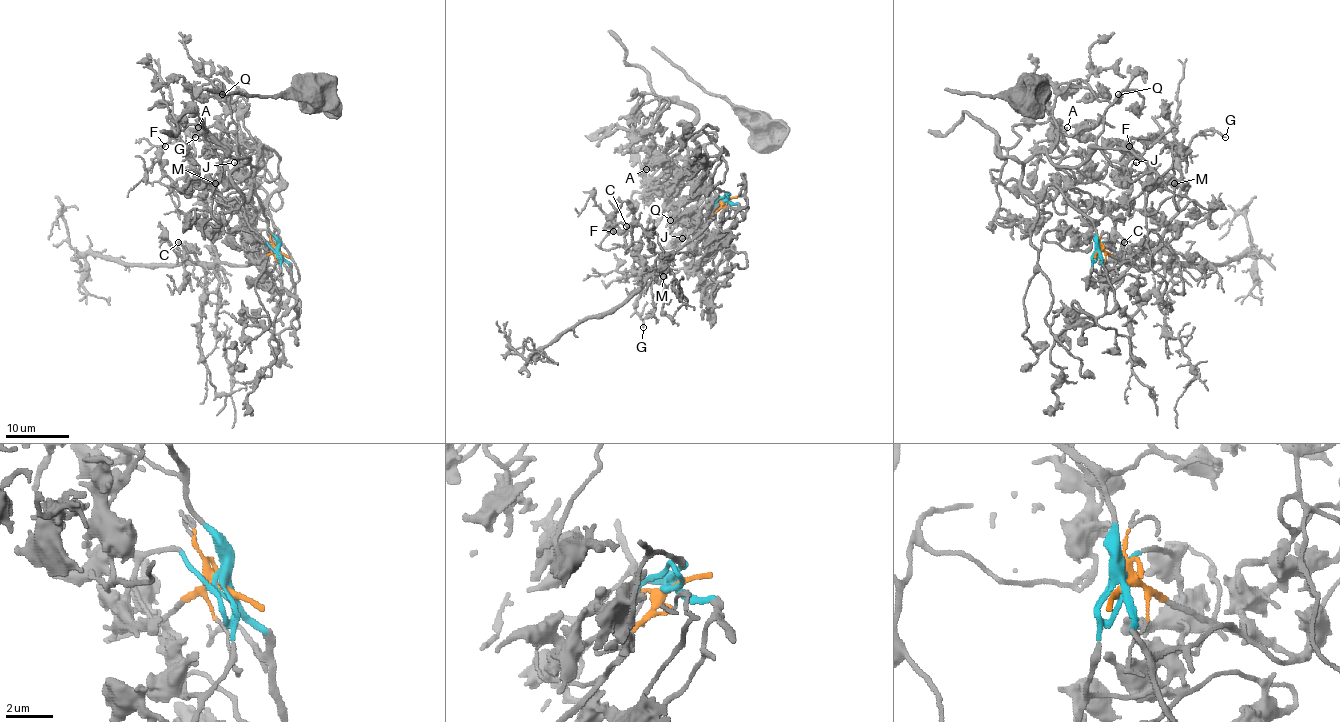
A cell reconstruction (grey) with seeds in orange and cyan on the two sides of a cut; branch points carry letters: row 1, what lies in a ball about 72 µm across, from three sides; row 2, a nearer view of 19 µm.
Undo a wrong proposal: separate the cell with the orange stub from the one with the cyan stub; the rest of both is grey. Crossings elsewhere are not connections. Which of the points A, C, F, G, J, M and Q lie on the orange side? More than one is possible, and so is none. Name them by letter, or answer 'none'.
C, F, G, M

